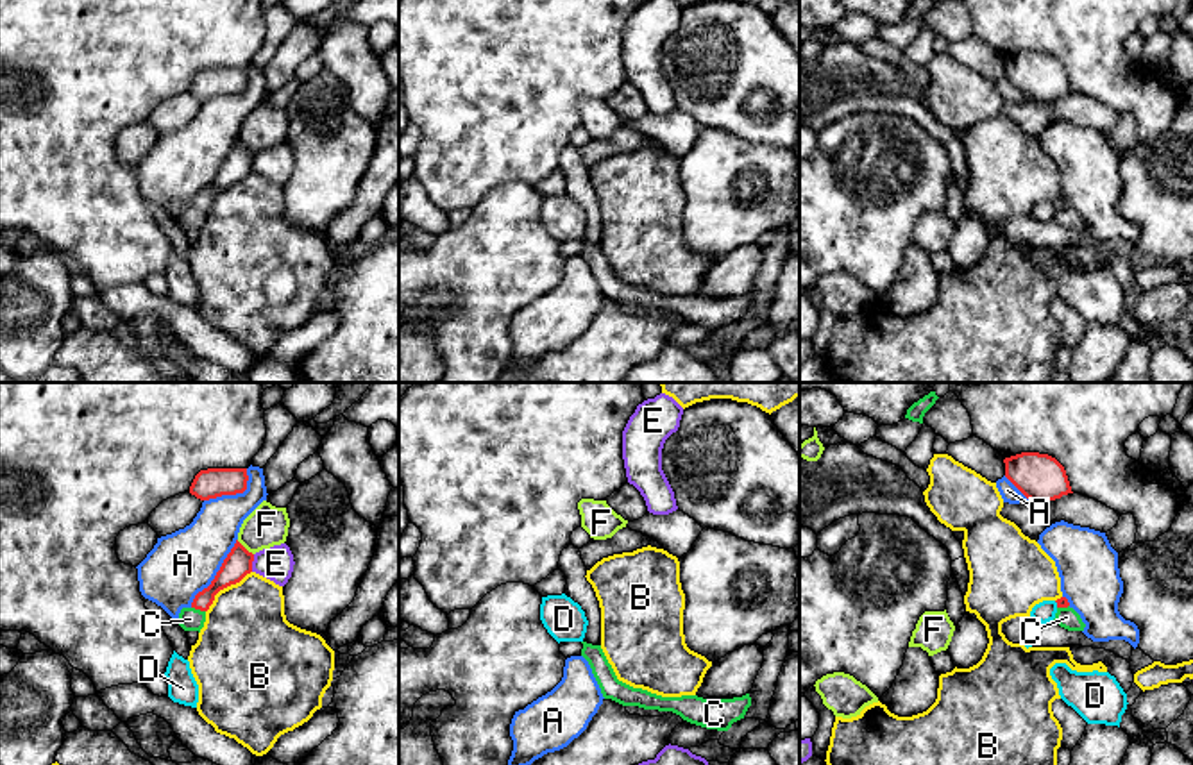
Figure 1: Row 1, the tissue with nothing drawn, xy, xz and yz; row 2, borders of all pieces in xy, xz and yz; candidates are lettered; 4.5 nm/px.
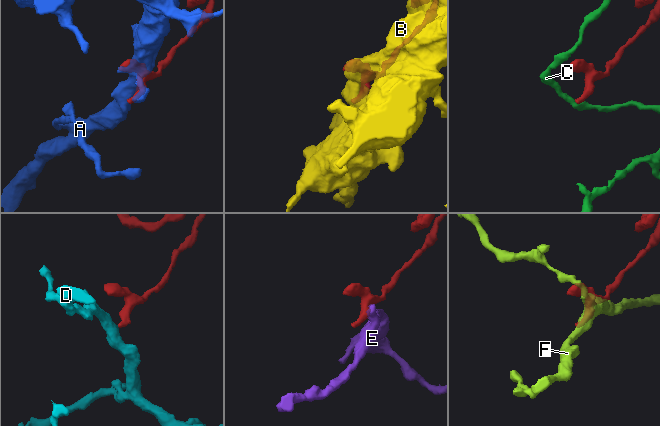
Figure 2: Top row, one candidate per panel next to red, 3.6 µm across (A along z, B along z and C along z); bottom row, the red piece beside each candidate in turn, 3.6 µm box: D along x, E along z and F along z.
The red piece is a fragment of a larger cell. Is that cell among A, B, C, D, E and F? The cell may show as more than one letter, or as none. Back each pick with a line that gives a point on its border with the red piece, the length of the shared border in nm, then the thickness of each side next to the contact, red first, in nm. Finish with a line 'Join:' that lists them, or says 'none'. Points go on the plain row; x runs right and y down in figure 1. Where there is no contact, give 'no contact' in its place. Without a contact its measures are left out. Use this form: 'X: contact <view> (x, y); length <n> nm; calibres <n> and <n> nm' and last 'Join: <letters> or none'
D: contact yz (1057, 204); length 40 nm; calibres 50 and 90 nm
Join: D

